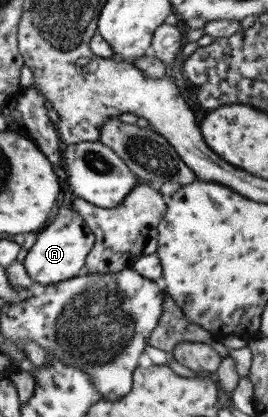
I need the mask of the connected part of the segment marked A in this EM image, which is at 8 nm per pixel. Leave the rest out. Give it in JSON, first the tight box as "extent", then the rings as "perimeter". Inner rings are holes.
{"extent":[21,185,95,288],"perimeter":[[[66,185],[62,191],[68,197],[58,206],[54,219],[48,221],[38,231],[35,242],[27,250],[21,263],[24,266],[26,275],[30,280],[34,281],[36,288],[43,288],[81,275],[84,271],[84,259],[95,240],[93,233],[86,227],[83,219],[70,207],[70,195],[67,189]]]}

